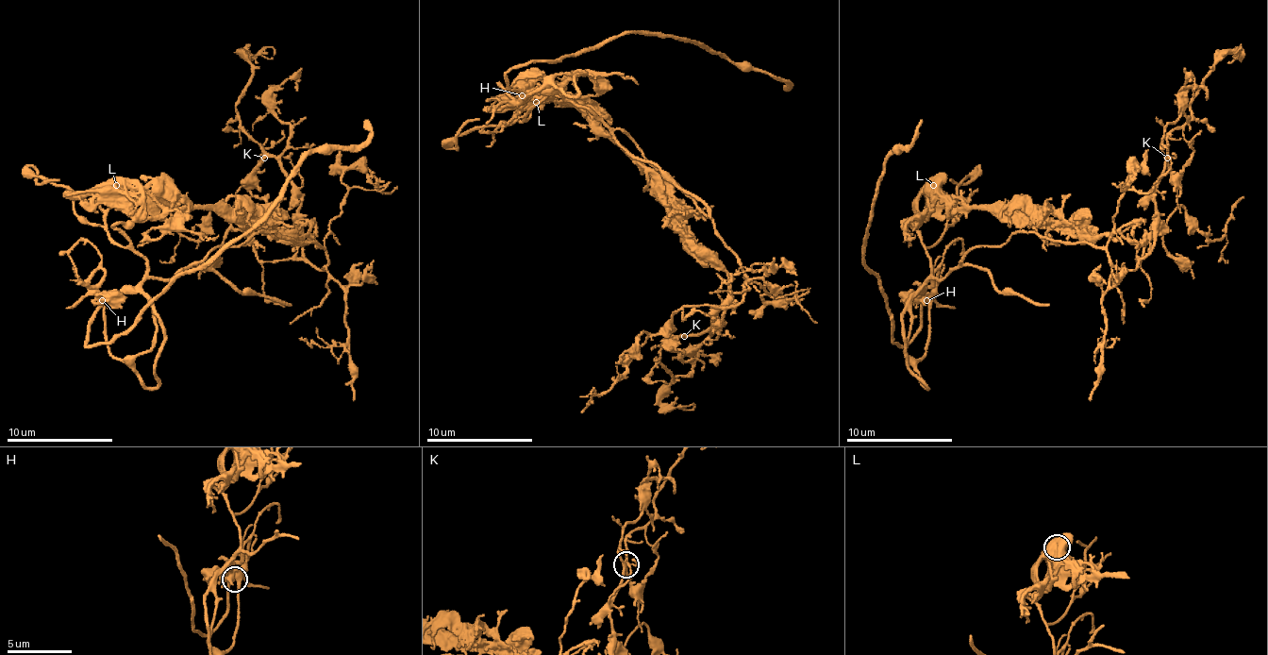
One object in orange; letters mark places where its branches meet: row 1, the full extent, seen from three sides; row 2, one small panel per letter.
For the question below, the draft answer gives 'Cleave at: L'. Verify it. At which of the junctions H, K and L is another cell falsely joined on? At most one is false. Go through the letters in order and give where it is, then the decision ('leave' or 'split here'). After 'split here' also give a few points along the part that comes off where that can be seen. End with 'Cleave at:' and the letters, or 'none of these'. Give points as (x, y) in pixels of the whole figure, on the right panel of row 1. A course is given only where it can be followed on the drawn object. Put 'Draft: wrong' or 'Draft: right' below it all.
H: (926, 300) | leave
K: (1167, 158) | leave
L: (933, 185) | leave
Cleave at: none of these
Draft: wrong

